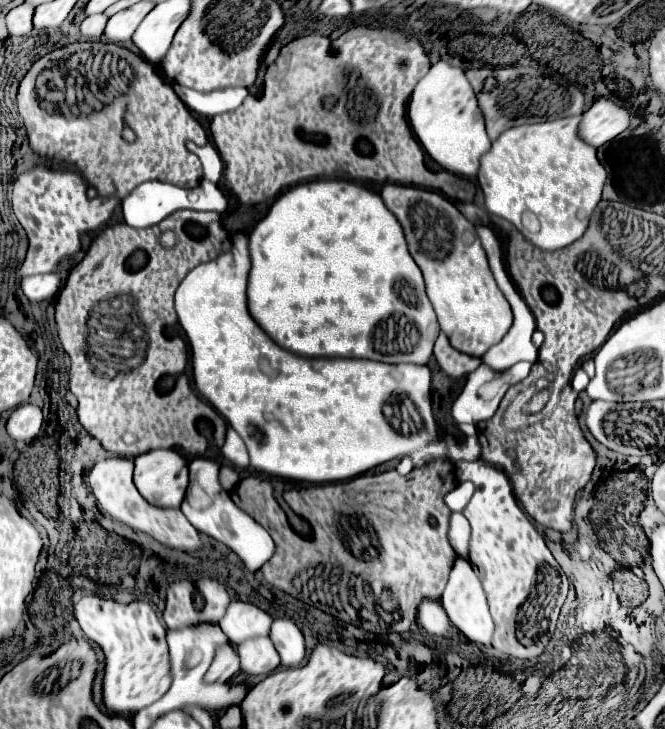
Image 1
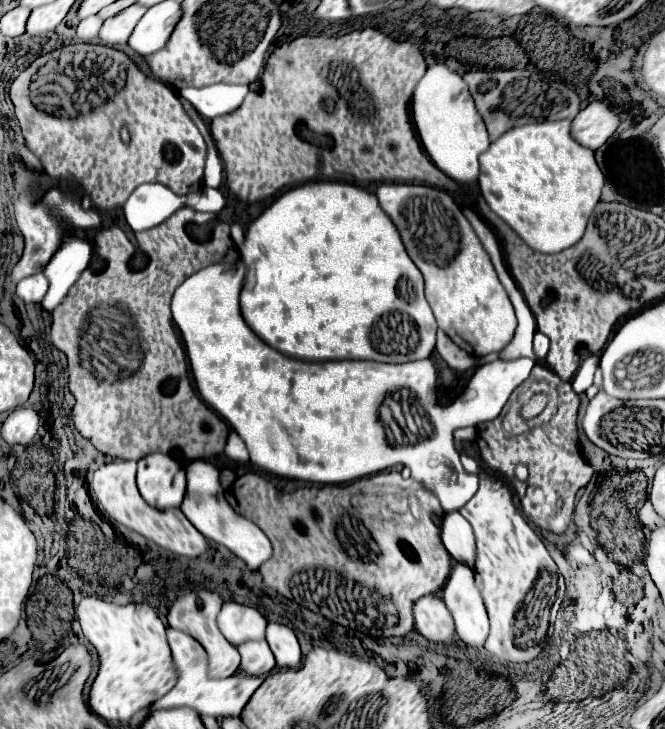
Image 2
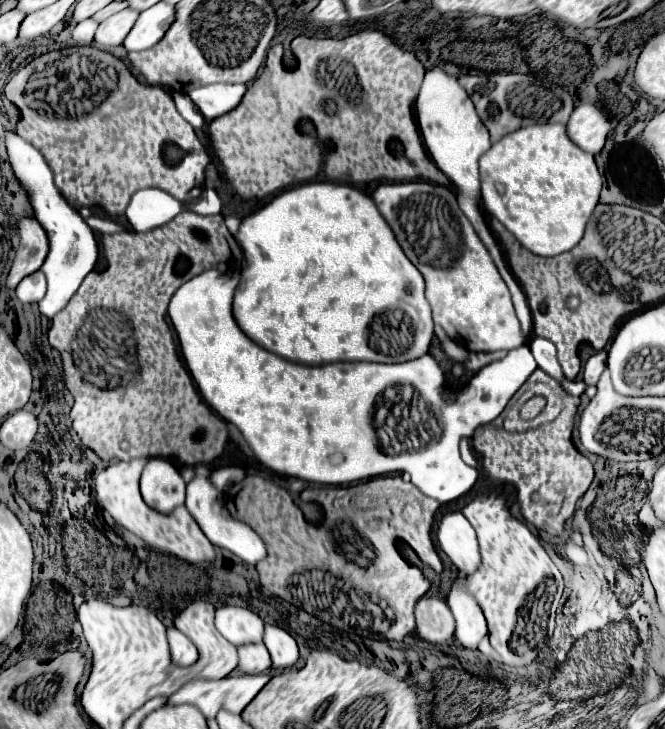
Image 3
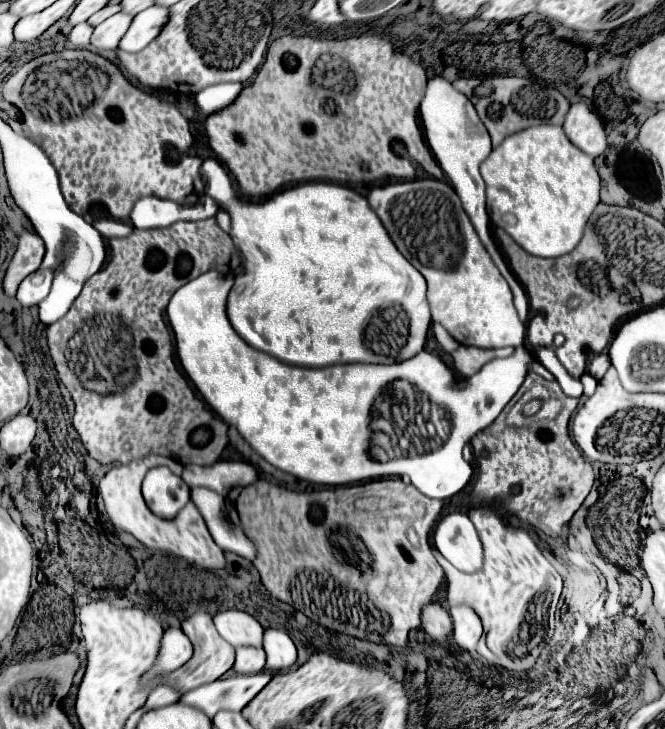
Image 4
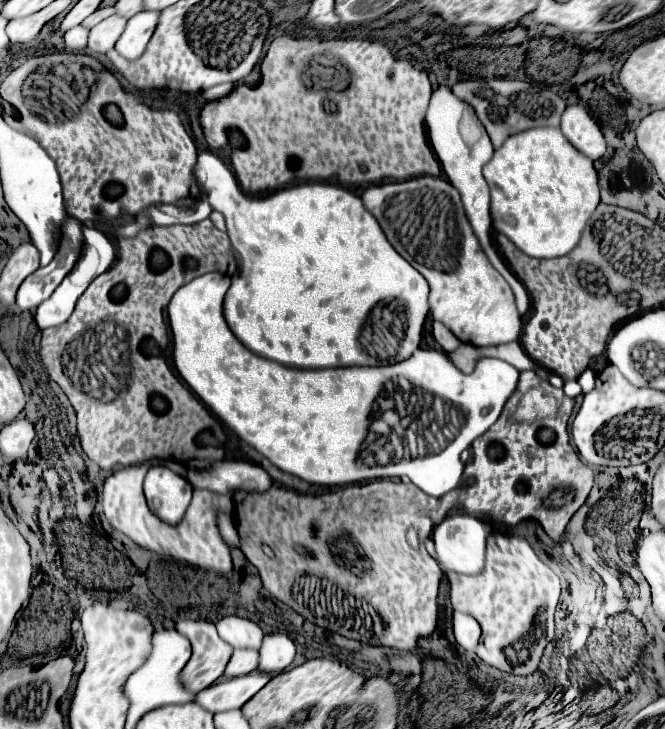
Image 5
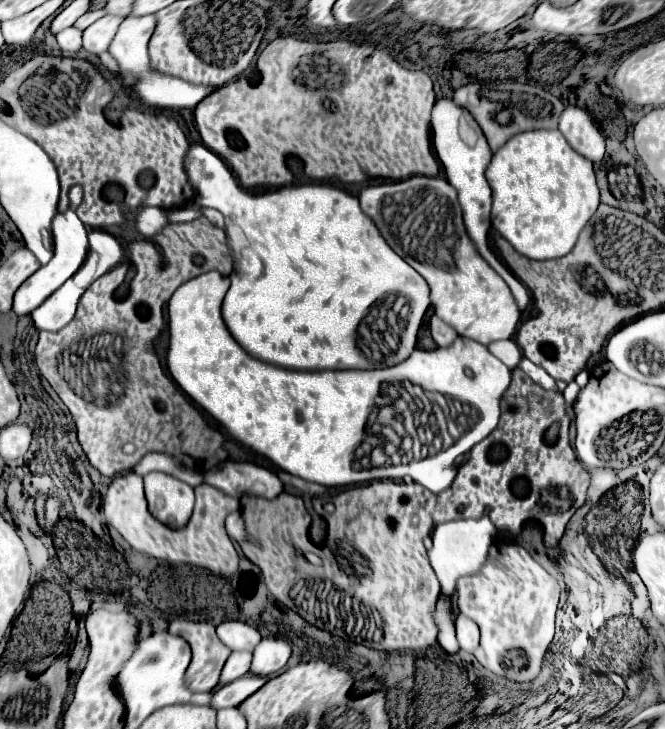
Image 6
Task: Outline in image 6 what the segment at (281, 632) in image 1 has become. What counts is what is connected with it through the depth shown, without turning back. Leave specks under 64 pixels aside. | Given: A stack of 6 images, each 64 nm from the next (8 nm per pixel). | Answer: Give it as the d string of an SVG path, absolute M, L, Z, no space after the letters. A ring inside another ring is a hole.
M264 638L254 648L254 660L250 672L256 676L272 676L278 674L292 656L292 646L282 638Z

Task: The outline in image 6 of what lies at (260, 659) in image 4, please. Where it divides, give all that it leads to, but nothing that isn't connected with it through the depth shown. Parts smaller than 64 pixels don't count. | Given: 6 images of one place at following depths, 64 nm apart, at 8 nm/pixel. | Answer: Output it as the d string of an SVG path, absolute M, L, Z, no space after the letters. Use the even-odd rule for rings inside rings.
M232 652L230 658L226 660L220 676L220 684L228 684L244 674L248 674L252 664L252 654L250 652Z

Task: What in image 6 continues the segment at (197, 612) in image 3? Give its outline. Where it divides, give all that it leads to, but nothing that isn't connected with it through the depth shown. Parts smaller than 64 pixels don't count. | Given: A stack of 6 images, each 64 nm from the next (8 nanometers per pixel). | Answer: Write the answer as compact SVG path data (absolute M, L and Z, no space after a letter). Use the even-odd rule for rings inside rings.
M174 620L170 632L186 638L192 648L192 659L186 670L186 686L192 692L212 692L218 684L220 670L230 656L230 648L224 646L212 624Z

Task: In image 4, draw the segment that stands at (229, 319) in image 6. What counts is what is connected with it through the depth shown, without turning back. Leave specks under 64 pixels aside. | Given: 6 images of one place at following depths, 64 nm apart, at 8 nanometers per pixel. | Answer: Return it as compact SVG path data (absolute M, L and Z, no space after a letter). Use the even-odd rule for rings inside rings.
M216 158L204 160L200 168L204 182L206 182L206 192L224 208L228 208L232 216L232 230L230 236L236 244L236 248L242 254L242 274L236 278L236 284L228 296L228 318L236 332L254 348L286 362L286 364L296 364L296 366L310 366L310 368L320 368L320 366L332 366L332 364L350 364L350 362L364 362L364 364L394 364L394 362L404 362L418 352L424 350L428 328L430 328L430 308L426 302L426 280L424 276L400 254L400 250L392 244L392 238L388 236L386 228L380 224L380 218L372 212L368 200L360 196L356 190L340 186L332 182L306 182L286 188L266 202L260 204L244 204L236 198L236 192L232 188L232 180L224 166Z

